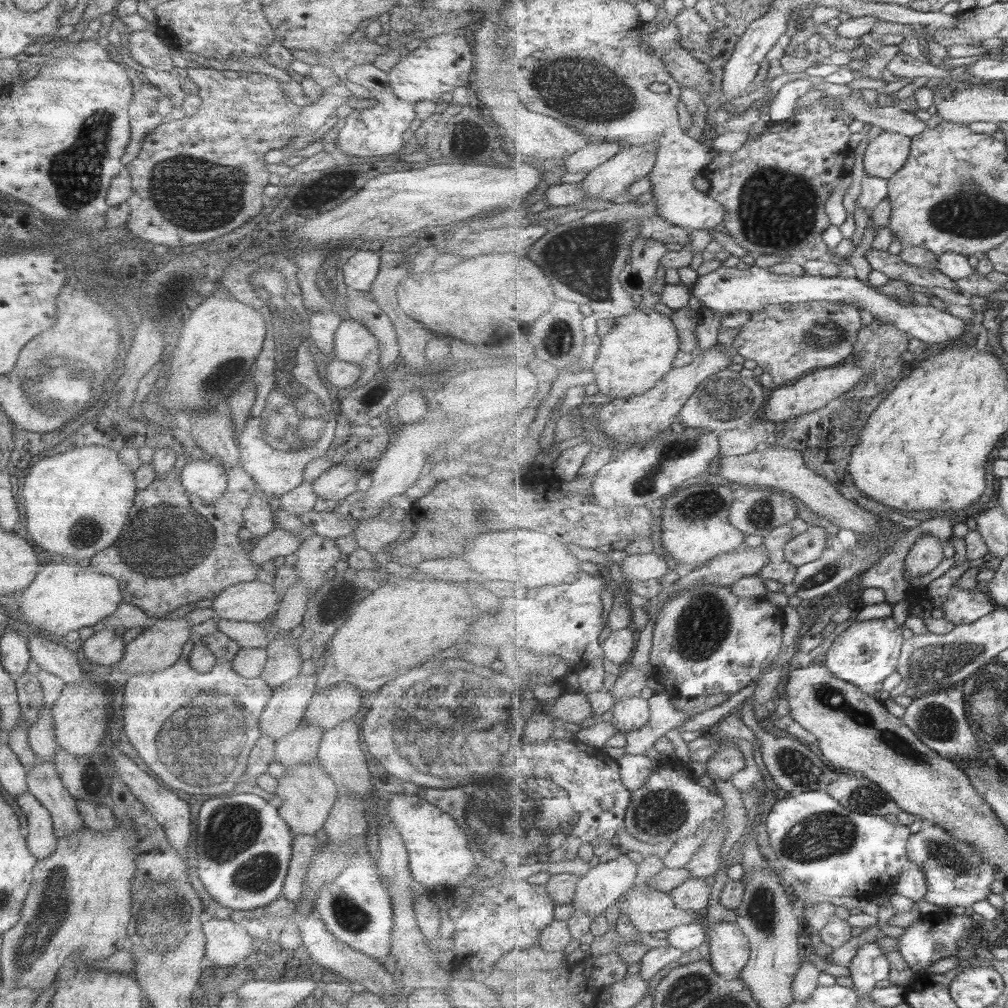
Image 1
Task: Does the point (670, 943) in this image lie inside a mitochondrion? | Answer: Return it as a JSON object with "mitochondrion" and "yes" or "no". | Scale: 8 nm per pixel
{"mitochondrion":"no"}

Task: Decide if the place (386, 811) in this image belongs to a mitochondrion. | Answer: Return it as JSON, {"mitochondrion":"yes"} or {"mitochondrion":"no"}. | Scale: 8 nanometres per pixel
{"mitochondrion":"no"}

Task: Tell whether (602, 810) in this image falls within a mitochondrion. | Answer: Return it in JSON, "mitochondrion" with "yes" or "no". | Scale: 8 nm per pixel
{"mitochondrion":"no"}

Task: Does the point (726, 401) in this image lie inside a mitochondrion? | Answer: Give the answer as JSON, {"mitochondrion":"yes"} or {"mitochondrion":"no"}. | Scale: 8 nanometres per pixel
{"mitochondrion":"yes"}

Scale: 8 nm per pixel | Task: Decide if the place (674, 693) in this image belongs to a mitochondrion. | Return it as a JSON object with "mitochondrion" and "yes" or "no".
{"mitochondrion":"no"}

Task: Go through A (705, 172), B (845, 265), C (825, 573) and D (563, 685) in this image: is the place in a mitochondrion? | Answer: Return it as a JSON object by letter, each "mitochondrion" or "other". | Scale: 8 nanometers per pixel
{"A":"other","B":"other","C":"mitochondrion","D":"other"}

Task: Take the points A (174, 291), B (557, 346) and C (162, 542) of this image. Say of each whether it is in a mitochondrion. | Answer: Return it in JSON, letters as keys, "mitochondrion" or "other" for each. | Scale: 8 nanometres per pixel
{"A":"other","B":"mitochondrion","C":"mitochondrion"}

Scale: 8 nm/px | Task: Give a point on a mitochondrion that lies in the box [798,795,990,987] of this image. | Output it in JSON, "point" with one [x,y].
{"point":[943,855]}

